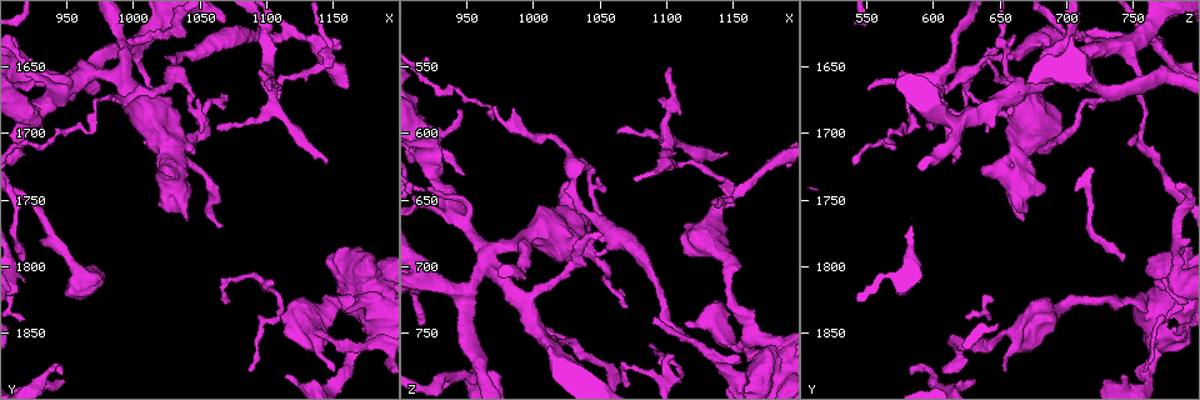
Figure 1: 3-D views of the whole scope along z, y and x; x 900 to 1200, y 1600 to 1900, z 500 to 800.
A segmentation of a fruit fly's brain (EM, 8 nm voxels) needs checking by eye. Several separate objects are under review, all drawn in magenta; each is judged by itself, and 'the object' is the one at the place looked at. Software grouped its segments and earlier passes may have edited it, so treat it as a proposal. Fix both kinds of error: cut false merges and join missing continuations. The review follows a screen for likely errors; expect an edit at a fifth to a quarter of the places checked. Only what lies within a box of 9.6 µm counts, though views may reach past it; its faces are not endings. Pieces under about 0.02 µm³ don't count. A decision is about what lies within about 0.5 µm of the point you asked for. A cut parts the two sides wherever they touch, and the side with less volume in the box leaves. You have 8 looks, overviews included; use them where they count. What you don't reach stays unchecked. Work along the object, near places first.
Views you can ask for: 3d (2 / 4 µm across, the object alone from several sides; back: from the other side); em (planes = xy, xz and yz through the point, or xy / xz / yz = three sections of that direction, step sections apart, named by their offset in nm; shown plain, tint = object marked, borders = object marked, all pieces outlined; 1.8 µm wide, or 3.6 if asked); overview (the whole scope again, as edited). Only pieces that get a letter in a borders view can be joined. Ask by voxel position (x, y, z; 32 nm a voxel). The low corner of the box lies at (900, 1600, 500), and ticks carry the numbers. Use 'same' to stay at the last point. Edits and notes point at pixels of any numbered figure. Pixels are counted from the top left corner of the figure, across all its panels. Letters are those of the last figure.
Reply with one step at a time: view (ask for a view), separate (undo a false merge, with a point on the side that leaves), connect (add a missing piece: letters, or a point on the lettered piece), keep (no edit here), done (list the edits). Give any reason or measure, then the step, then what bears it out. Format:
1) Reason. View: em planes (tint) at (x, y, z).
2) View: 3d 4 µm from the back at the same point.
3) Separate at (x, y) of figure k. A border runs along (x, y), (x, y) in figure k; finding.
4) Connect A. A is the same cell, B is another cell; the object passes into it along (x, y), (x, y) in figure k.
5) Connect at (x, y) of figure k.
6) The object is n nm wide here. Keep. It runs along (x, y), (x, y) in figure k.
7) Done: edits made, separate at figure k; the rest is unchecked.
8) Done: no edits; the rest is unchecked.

An open end. View: em planes (borders) at (986, 1672, 584).

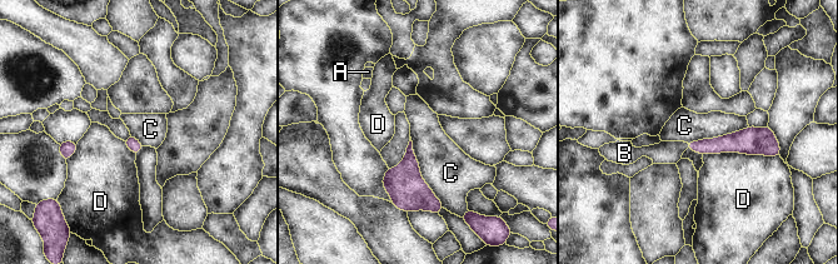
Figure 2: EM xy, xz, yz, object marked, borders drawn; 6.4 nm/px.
The longest contact is with D, 500 nm. Connect B. B is the same cell, A, C and D are other cells; the cell continues.

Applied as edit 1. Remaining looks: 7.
See it whole again. View: overview.

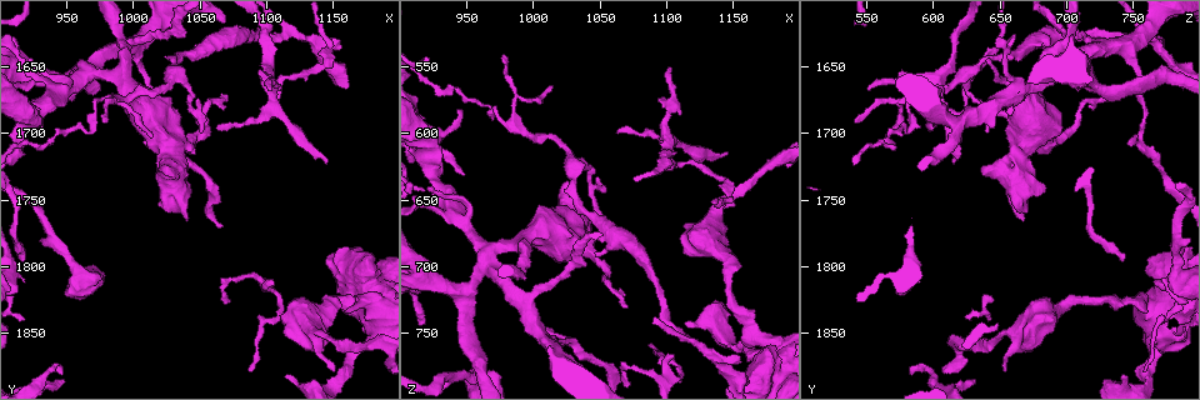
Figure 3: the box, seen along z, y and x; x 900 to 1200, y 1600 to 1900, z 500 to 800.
View: em yz step 4 (tint) at (1070, 1672, 730).

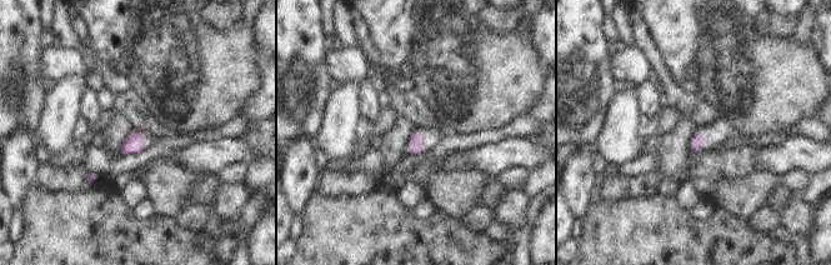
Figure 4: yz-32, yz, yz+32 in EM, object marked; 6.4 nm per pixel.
View: em planes (borders) at the same point.

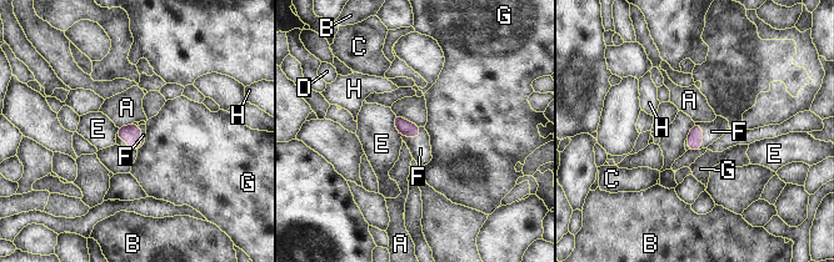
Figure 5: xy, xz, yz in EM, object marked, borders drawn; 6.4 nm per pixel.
Connect F. F is the same cell, A, B, C, D, E, G and H are other cells; it goes on there.

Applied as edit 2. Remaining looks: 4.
View: overview.

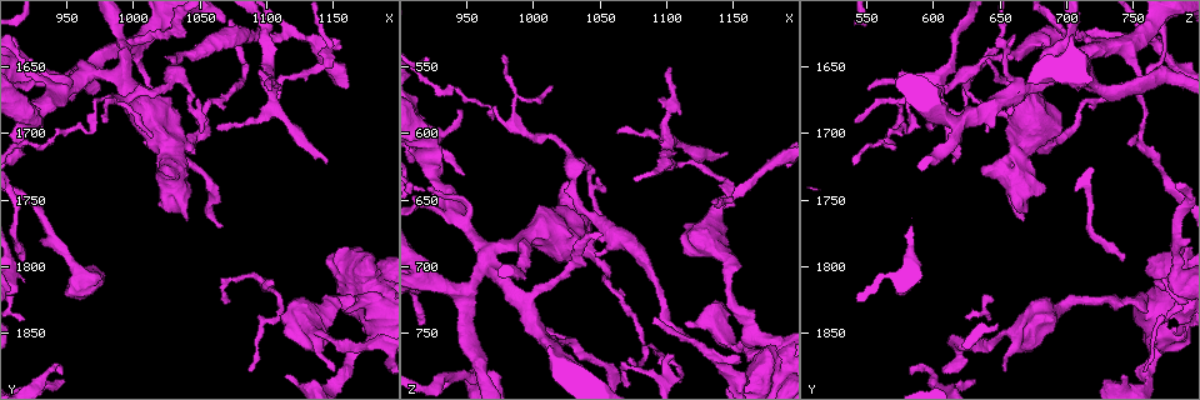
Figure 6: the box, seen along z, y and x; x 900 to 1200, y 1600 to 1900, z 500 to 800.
Small branch off a trunk. View: 3d 4 µm at (1104, 1684, 608).

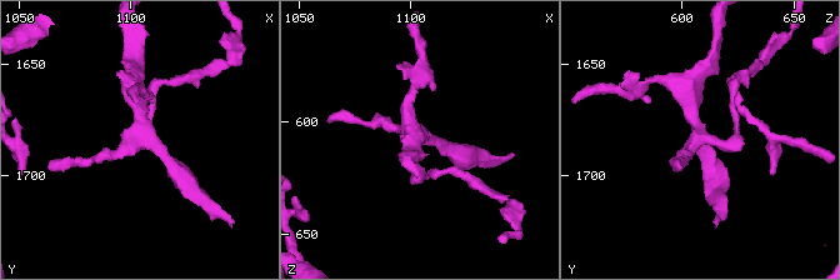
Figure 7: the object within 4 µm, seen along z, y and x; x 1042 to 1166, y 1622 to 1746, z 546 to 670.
Need the tissue. View: em 3.6 µm yz step 4 (tint) at (1106, 1683, 608).

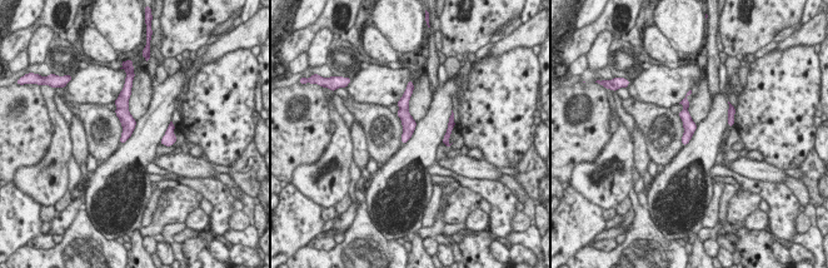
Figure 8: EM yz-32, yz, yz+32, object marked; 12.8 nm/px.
View: em 3.6 µm yz step 4 (borders) at the same point.

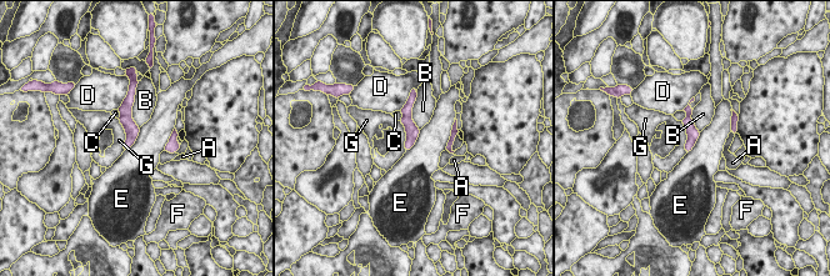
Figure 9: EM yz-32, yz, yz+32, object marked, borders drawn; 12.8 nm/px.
Keep. A, B, C, D, E, F and G are other cells; a border runs along (454, 123), (450, 139), (444, 149) in figure 9; one cell here.

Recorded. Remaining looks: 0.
Done: edits made, connect at figure 2, connect at figure 5; the rest is unchecked.

